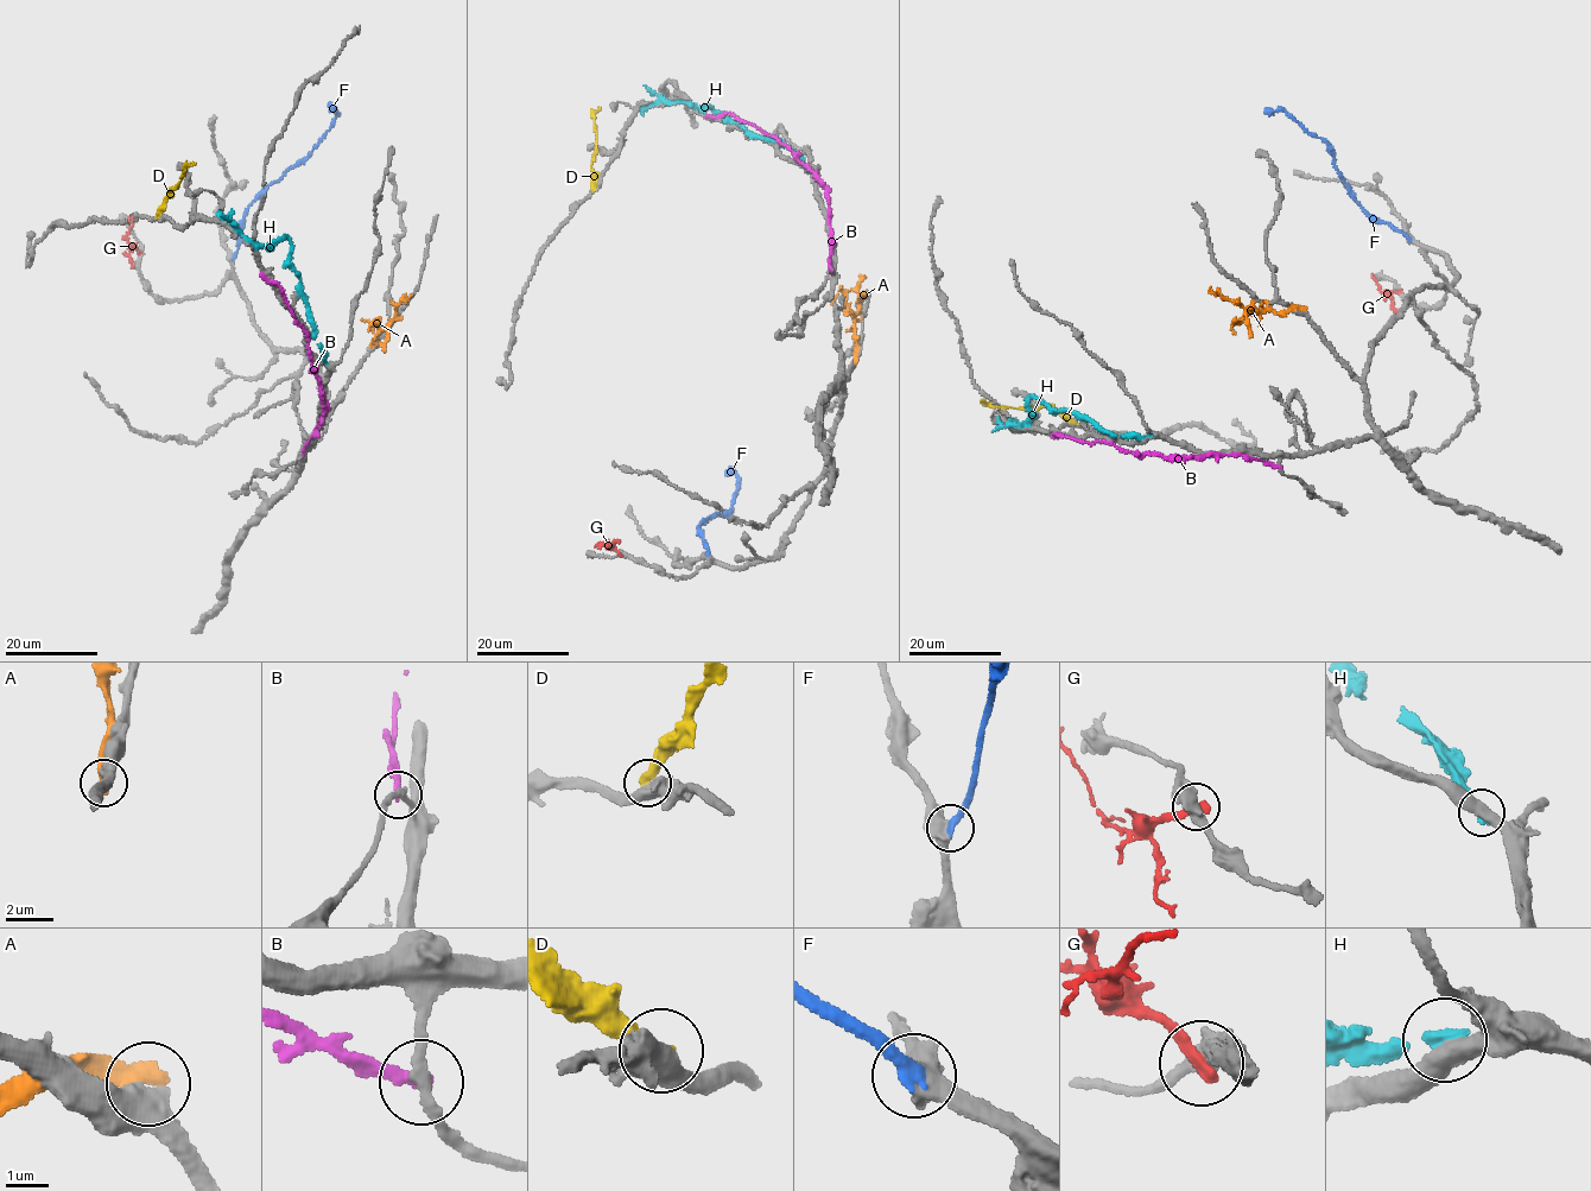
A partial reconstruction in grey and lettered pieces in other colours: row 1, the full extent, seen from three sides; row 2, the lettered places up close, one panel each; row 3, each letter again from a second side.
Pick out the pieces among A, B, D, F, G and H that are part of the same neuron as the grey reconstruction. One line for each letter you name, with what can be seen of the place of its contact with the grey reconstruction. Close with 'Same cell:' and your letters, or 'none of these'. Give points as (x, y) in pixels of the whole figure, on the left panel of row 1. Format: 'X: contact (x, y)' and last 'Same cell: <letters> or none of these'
F: contact (233, 258)
Same cell: F

